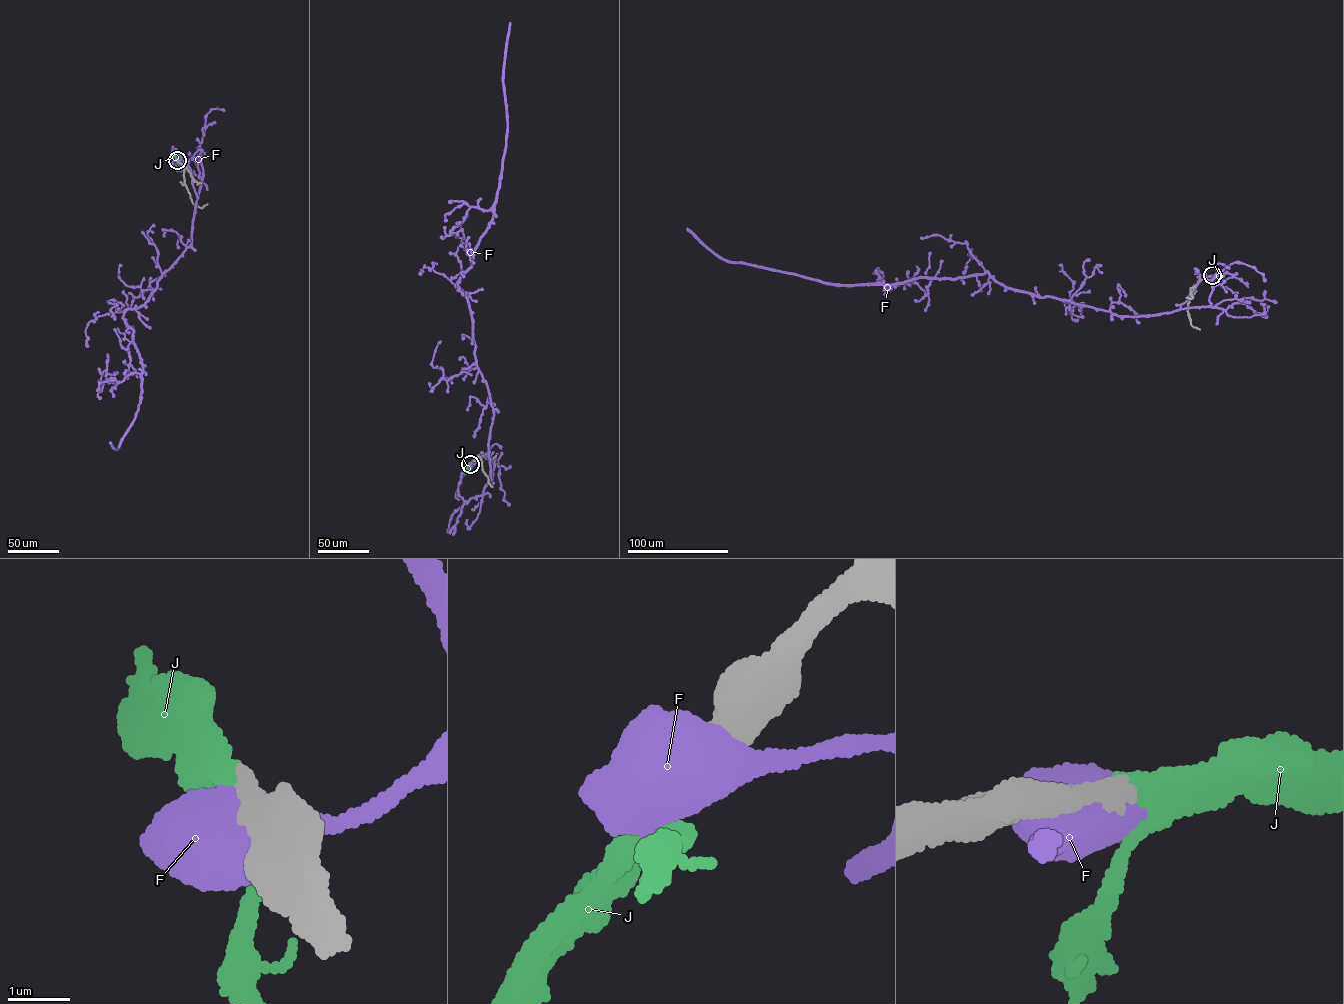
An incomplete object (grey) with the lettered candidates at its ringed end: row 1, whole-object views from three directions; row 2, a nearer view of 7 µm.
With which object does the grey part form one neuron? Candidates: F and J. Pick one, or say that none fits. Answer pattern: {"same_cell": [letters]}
{"same_cell": ["J"]}

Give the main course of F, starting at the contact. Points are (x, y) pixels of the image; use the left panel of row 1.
F: (178, 160), (197, 199), (191, 244), (144, 305), (124, 313), (141, 390), (117, 450), (110, 442)

